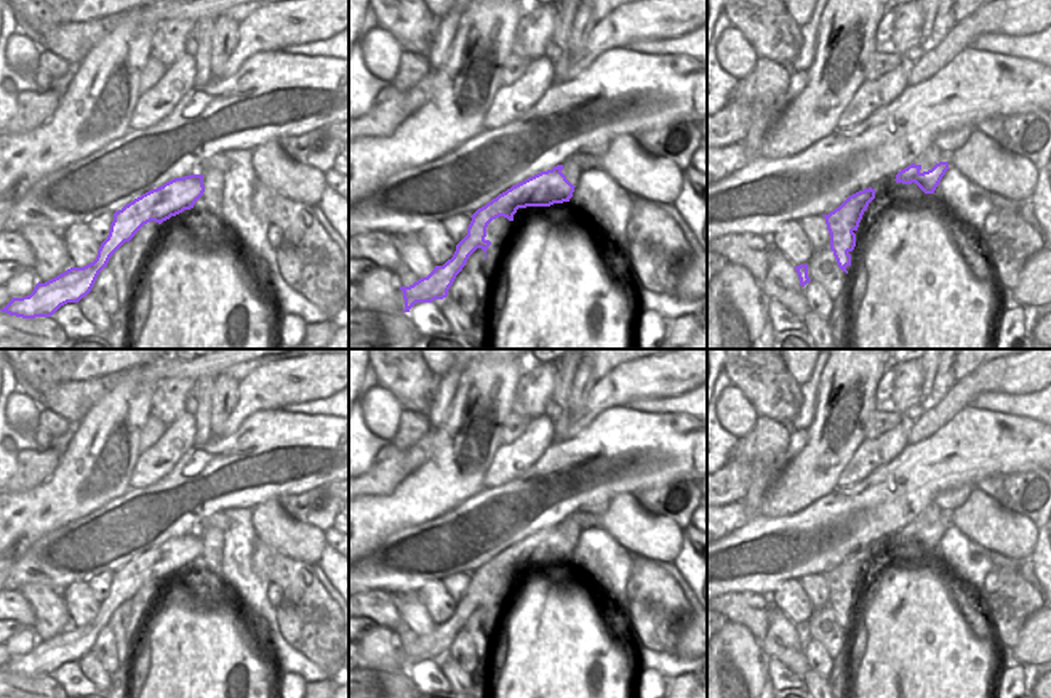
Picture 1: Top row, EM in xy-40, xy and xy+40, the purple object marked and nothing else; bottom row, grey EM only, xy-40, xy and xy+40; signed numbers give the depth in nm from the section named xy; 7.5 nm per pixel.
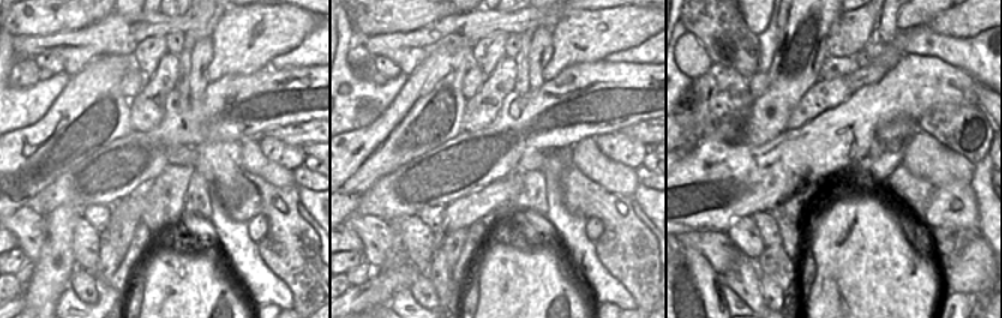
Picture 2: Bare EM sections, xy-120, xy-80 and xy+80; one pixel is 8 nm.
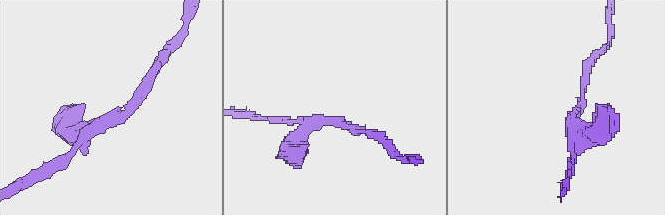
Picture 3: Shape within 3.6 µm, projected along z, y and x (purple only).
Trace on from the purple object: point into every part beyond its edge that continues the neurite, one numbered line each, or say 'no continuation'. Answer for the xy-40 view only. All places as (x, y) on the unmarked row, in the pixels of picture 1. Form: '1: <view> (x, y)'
no continuation

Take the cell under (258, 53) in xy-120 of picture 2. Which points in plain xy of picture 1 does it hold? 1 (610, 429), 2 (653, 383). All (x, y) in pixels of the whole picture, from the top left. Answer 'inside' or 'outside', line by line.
1: outside
2: inside

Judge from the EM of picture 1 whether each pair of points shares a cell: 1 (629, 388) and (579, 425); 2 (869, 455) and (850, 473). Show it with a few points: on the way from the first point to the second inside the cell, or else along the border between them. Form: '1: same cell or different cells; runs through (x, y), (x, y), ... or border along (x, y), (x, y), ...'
1: same cell; runs through (616, 389), (610, 391), (589, 412)
2: same cell; runs through (864, 460), (855, 469)

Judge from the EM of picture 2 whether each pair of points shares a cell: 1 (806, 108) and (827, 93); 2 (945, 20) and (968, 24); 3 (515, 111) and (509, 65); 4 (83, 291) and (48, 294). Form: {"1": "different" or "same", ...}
{"1": "same", "2": "same", "3": "different", "4": "different"}

